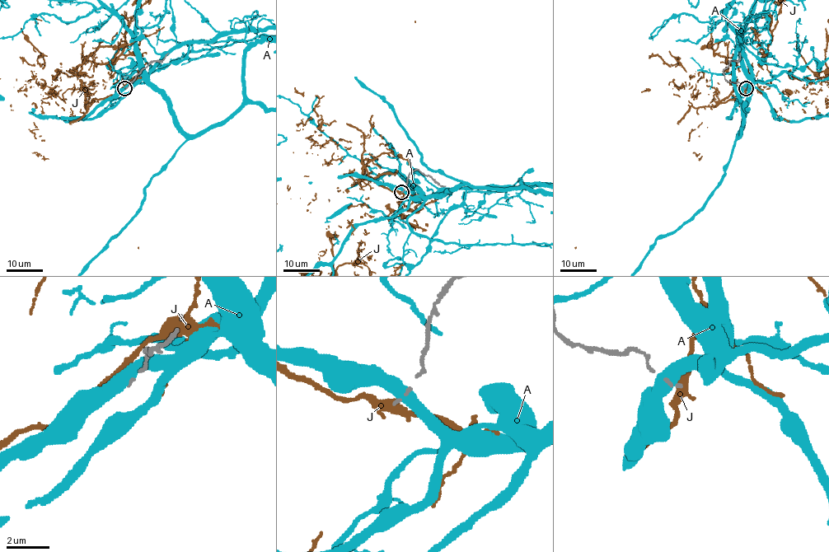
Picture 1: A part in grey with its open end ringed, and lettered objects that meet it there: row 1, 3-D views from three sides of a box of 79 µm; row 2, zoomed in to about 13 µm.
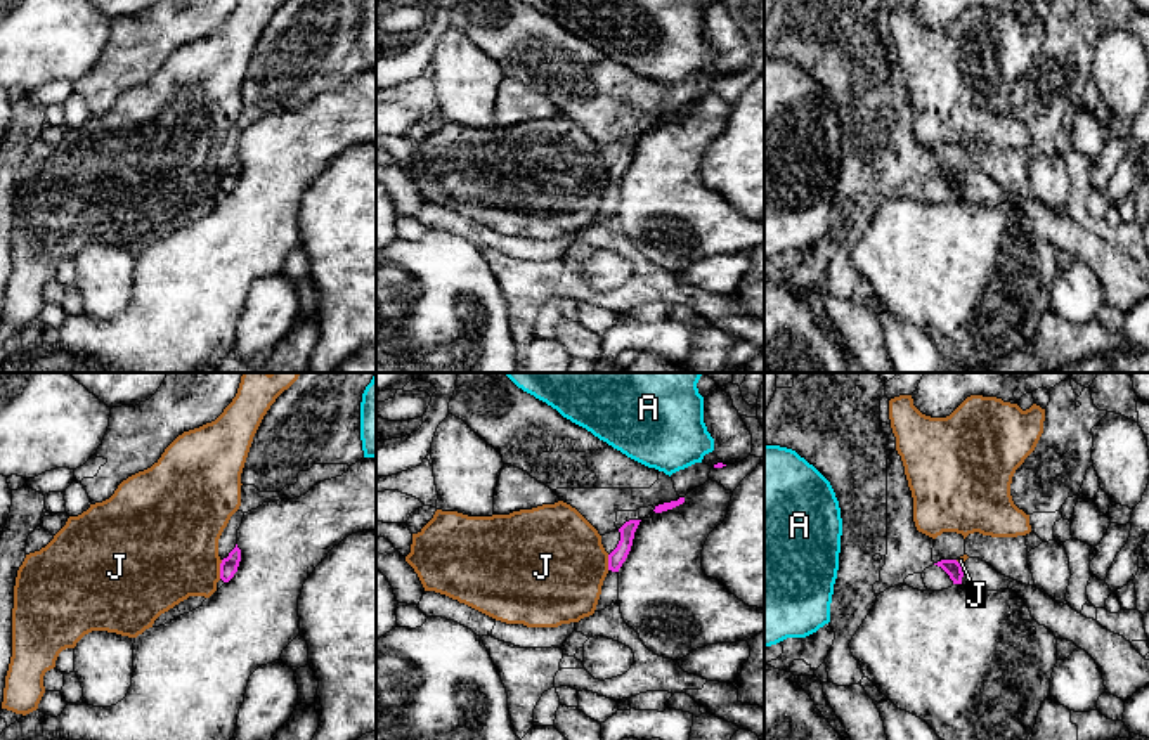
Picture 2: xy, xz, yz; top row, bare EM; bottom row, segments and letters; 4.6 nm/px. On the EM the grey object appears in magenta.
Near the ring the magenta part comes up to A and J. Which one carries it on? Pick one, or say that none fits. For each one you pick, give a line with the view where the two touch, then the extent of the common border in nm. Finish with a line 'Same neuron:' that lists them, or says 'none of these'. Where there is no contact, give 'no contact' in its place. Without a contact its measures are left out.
Same neuron: none of these

